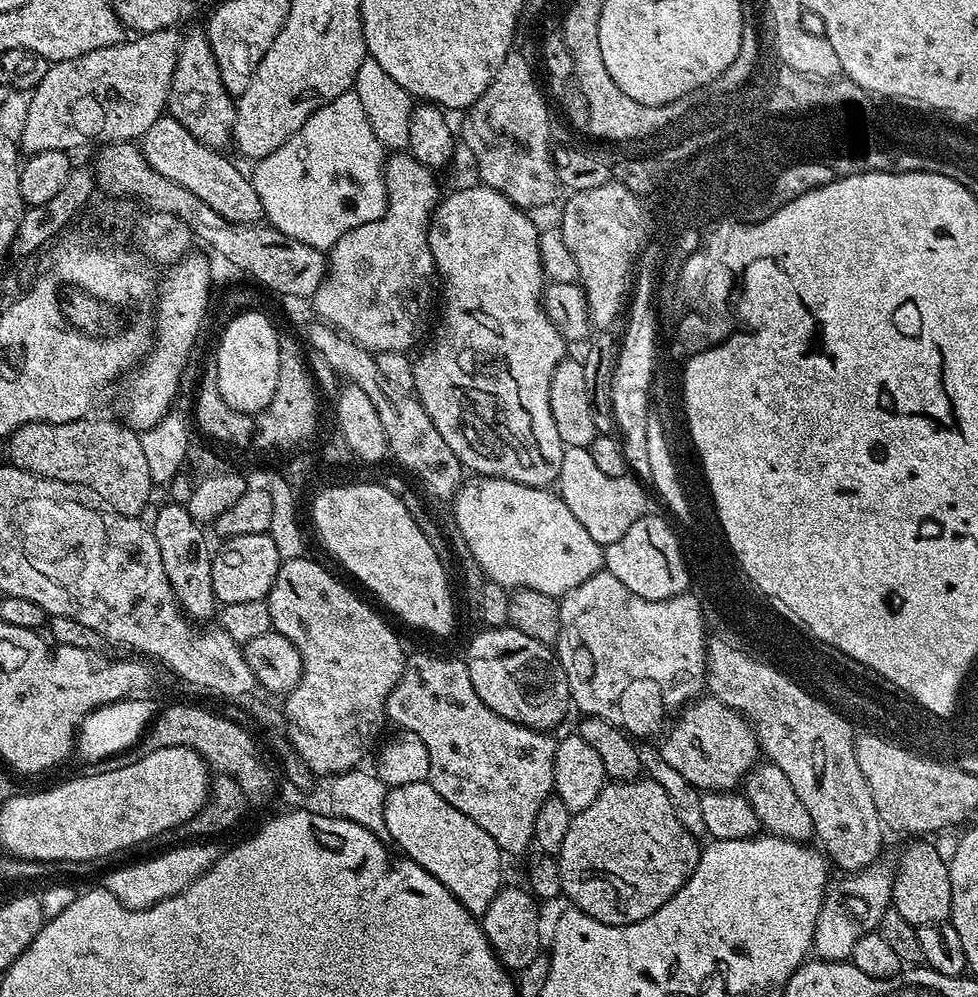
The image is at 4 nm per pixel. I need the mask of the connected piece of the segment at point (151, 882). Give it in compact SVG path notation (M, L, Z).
M216 840L180 844L180 847L172 848L161 856L152 856L149 860L140 860L137 864L128 864L125 868L116 868L113 872L106 873L102 886L107 892L114 894L114 898L118 898L122 906L149 908L151 904L176 896L188 888L218 860L223 851L223 845L216 843Z

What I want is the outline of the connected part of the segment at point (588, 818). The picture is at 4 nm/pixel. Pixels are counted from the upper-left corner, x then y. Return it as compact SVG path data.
M633 778L631 780L605 783L604 789L600 791L600 796L594 798L594 802L590 802L590 806L586 806L586 810L573 815L570 822L570 830L566 830L566 838L562 838L558 863L560 865L560 891L563 899L568 899L567 903L571 907L590 914L590 918L598 918L598 922L606 922L610 926L633 924L634 922L642 922L642 918L650 918L650 914L654 914L654 910L662 907L687 882L690 874L695 872L700 861L701 841L696 841L692 837L691 830L680 821L680 816L676 813L676 808L672 805L672 800L668 797L667 790L656 780L644 779Z

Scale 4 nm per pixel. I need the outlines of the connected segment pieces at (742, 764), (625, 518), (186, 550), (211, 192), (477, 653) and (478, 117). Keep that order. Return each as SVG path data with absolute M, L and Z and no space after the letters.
M709 694L693 700L679 713L679 716L680 721L672 729L669 727L663 733L665 736L664 741L660 744L660 756L664 759L665 766L673 768L686 783L700 788L701 793L731 792L739 789L748 773L758 764L758 758L756 758L758 745L752 725L739 712L735 712L733 708L726 706L715 696Z
M565 448L562 454L562 470L558 481L558 495L570 506L570 514L582 522L586 534L601 546L618 542L640 516L645 515L648 500L644 497L645 485L631 475L610 478L590 458L587 448Z
M165 502L156 512L156 521L151 521L150 527L154 538L158 542L158 550L162 554L162 566L166 570L166 578L174 590L176 600L180 604L180 611L192 622L208 622L217 615L218 601L214 594L214 582L210 582L210 570L212 569L213 549L208 549L204 541L205 529L197 524L195 518L188 513L187 507L183 504Z
M167 114L160 115L144 136L139 141L138 147L143 152L146 162L158 170L158 174L162 174L162 178L166 178L170 182L178 182L178 186L186 186L186 190L190 190L190 194L194 194L198 198L202 198L202 202L206 202L206 206L210 206L210 210L218 210L218 214L222 214L222 218L226 218L232 224L254 224L265 219L264 207L262 206L262 198L258 198L258 190L254 190L251 179L243 172L242 169L236 168L232 172L232 160L219 148L211 148L202 142L198 142L198 138L194 138L194 134L190 134L190 130L186 130L186 126L182 126L182 122L178 122L174 117Z
M511 626L484 628L468 644L466 655L470 682L478 690L478 698L502 718L537 730L552 727L570 712L566 674L555 651L542 642L534 642L522 630Z
M513 50L508 53L502 66L498 66L498 74L494 74L490 86L486 86L484 93L463 113L464 121L461 122L460 128L458 124L459 139L462 144L464 139L465 146L472 151L472 156L476 159L479 183L498 190L498 194L525 210L533 210L532 208L540 208L543 204L550 203L556 192L561 191L552 161L552 124L548 121L548 104L544 101L545 93L542 88L541 92L527 58L519 50Z

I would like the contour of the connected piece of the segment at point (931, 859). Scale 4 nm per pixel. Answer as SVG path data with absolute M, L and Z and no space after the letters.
M912 844L900 856L900 861L894 864L894 879L892 882L891 907L896 908L898 914L906 922L915 926L919 924L942 923L952 915L950 906L950 874L948 860L940 857L940 852L932 844Z

